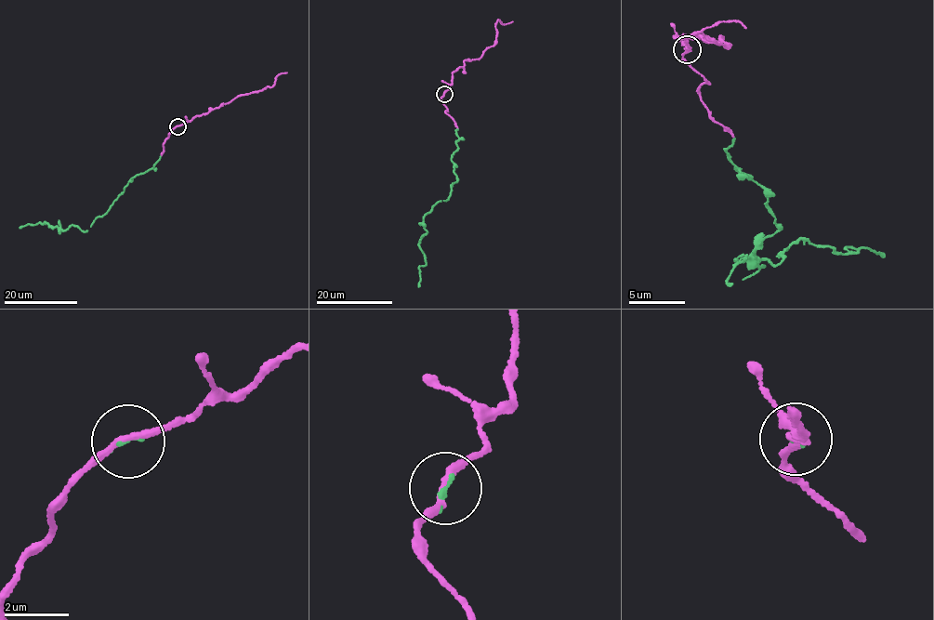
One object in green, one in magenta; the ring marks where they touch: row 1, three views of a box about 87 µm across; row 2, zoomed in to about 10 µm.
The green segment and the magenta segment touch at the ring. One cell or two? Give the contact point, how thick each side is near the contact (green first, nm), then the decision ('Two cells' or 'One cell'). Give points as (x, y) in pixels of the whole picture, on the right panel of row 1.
Place: (687, 49). Thickness 110 nm (green) against 200 nm. One cell

